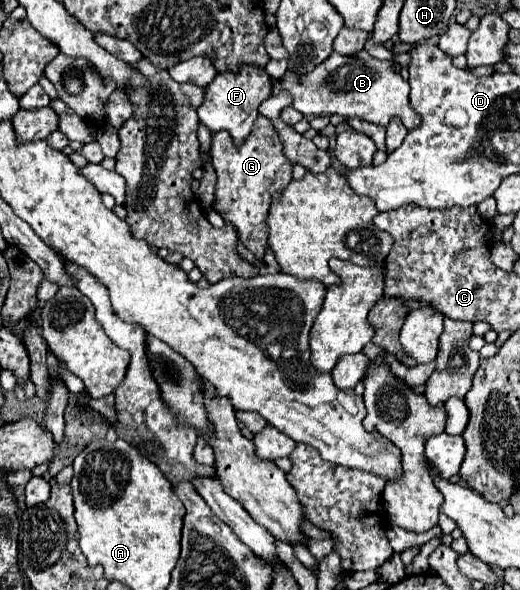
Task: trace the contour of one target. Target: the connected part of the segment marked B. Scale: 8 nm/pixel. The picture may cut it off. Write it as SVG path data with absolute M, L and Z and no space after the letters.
M366 50L356 56L342 56L332 52L328 60L324 60L304 76L298 76L296 72L288 70L284 74L284 80L270 78L270 82L272 96L276 92L288 92L292 96L292 106L304 116L340 114L346 118L360 118L382 126L386 126L392 116L398 116L408 130L420 124L418 114L408 104L408 82L400 74L392 72L390 62L372 58Z

